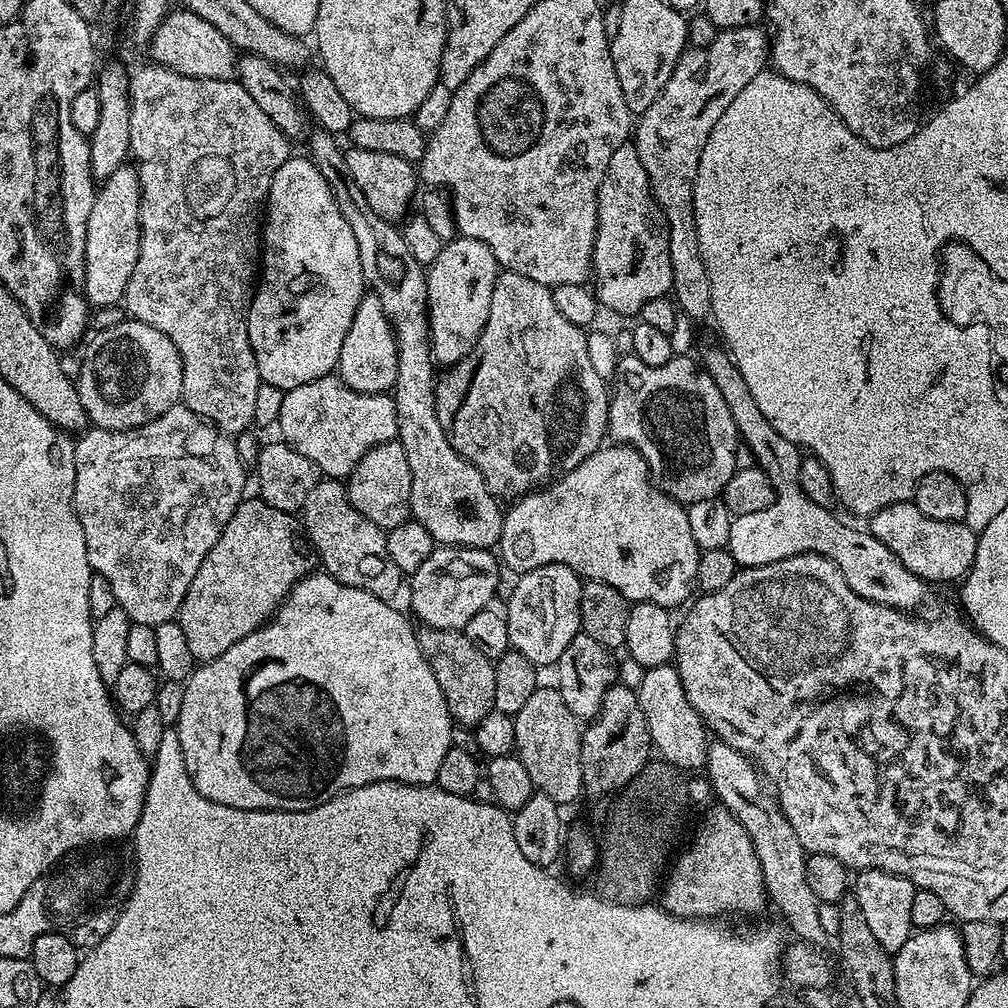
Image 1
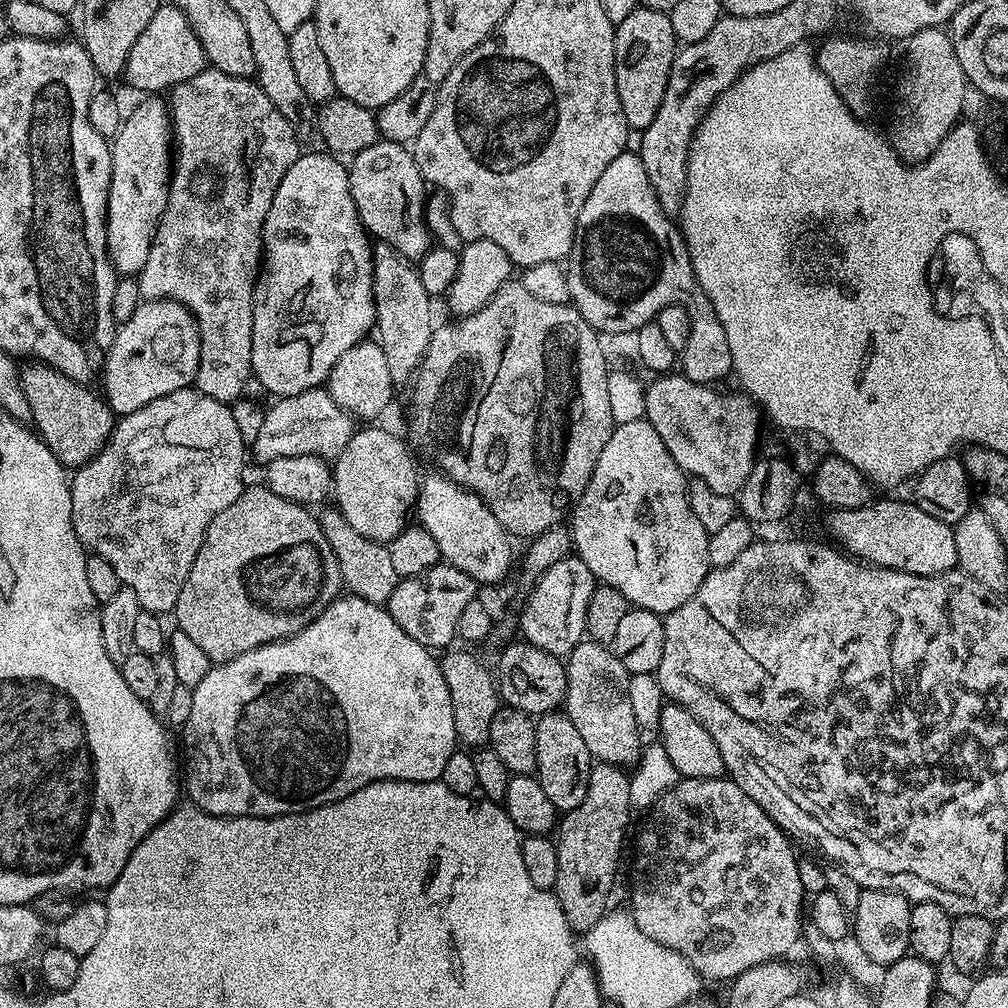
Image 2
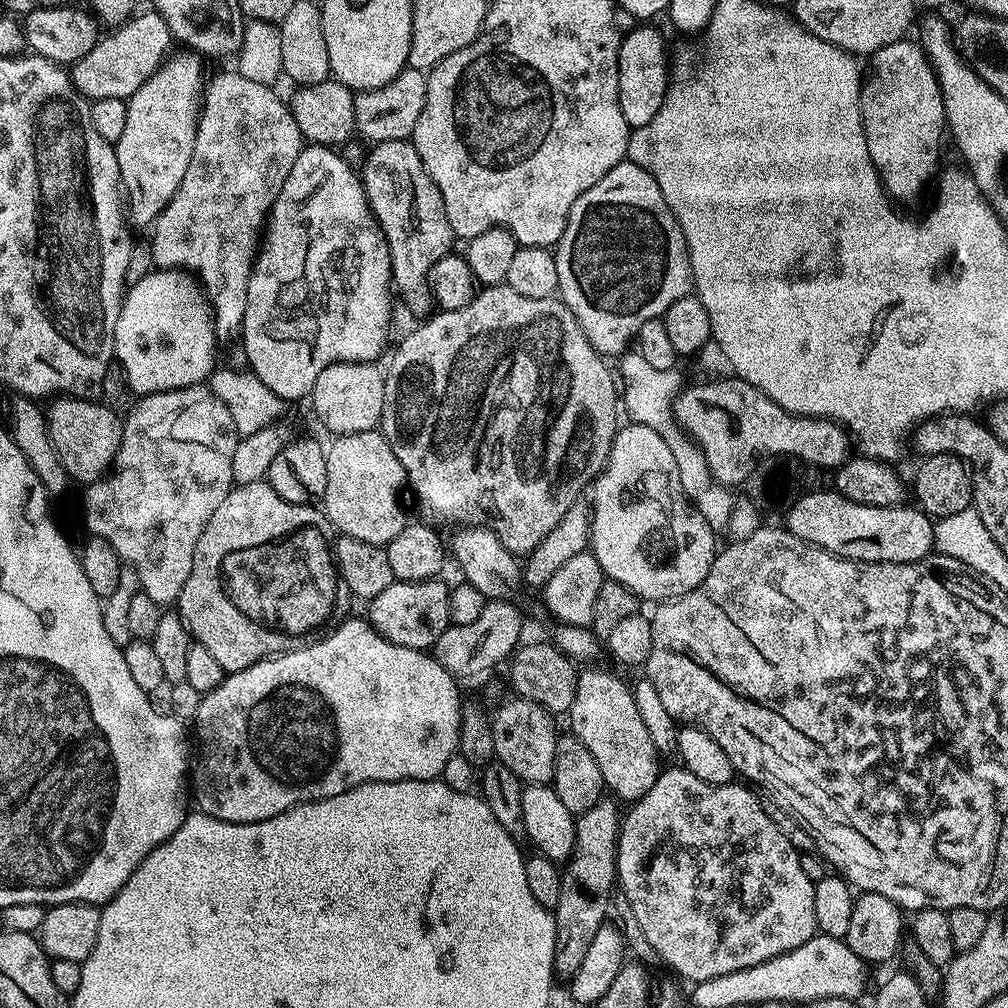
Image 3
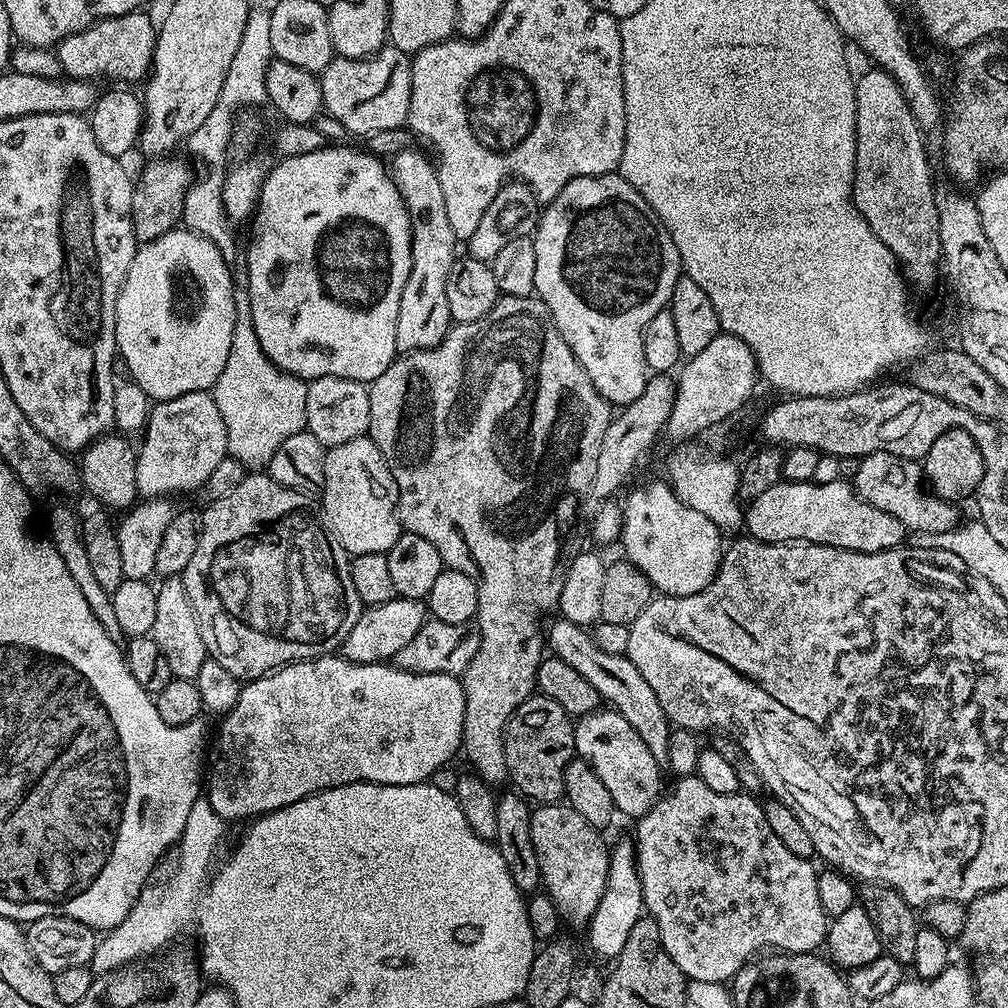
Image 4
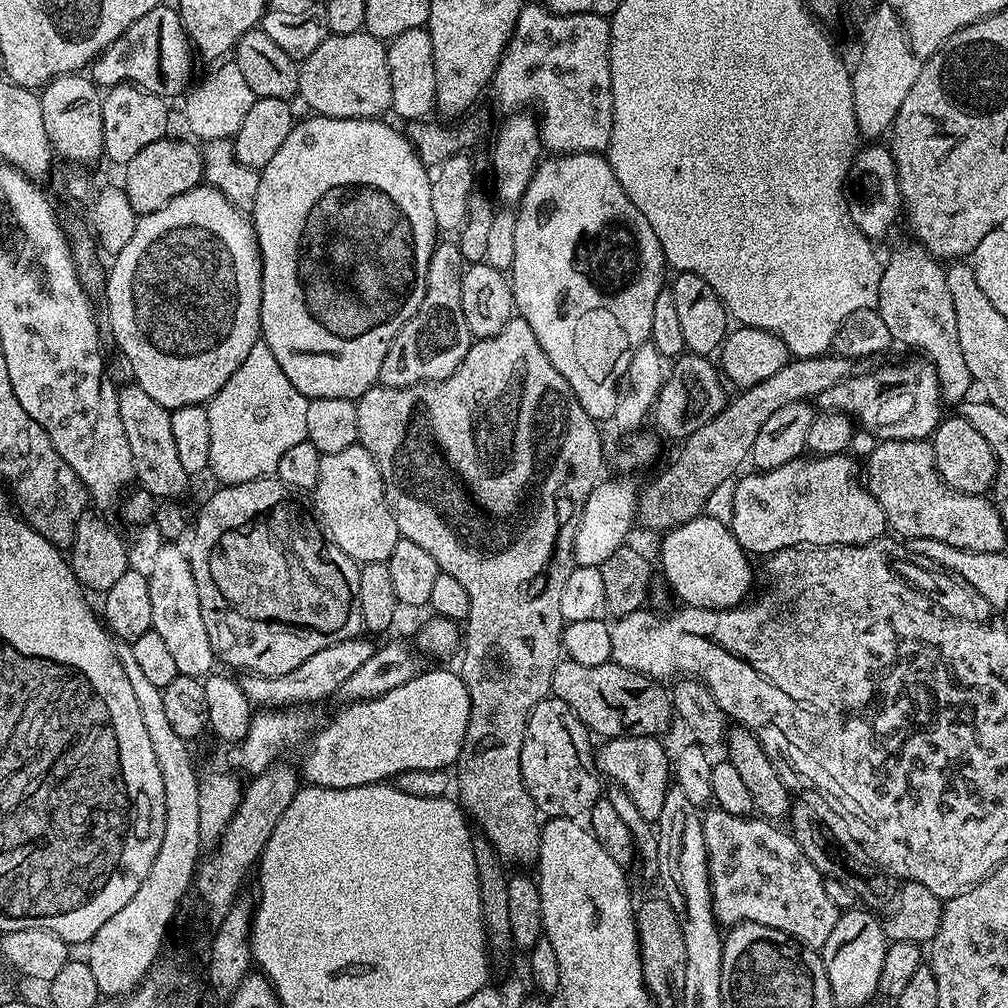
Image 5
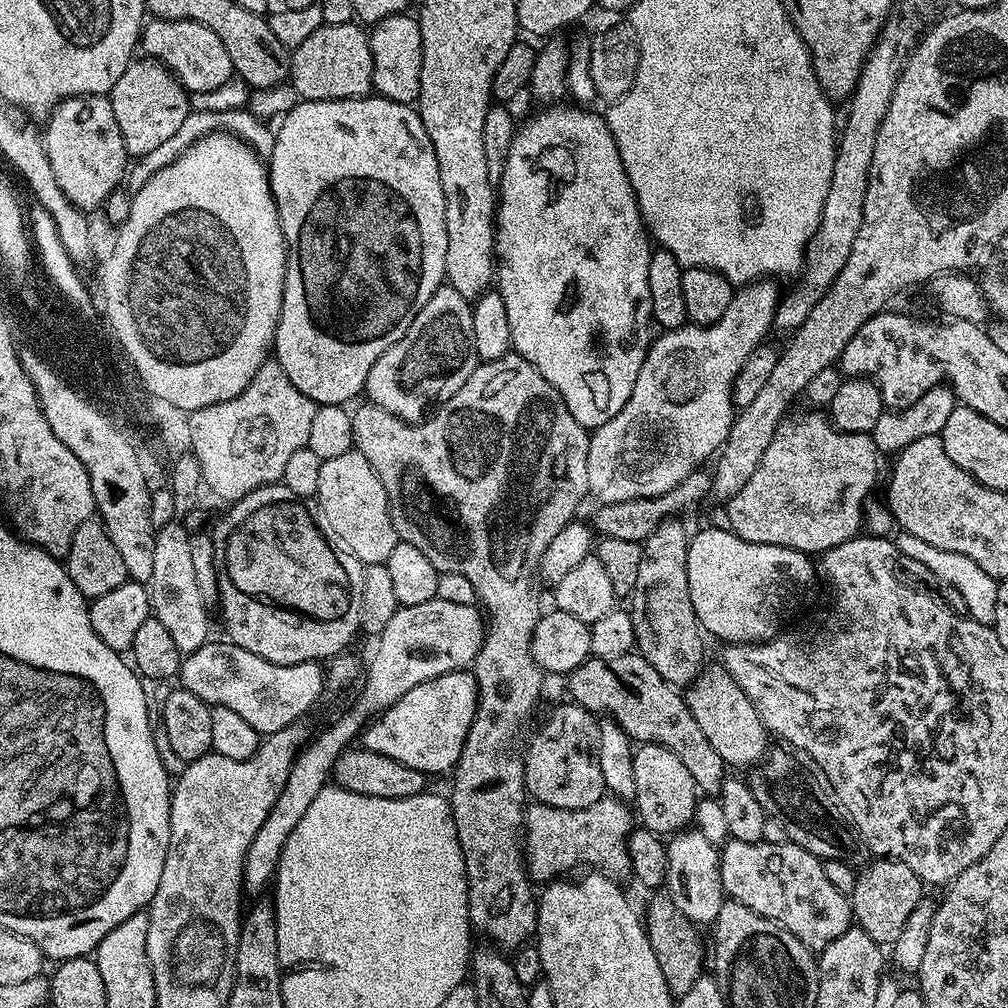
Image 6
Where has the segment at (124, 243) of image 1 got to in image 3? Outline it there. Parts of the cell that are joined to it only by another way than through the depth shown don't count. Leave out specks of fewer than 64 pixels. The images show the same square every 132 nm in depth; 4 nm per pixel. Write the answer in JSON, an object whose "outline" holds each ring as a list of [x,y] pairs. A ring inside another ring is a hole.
{"outline":[[[182,52],[181,56],[165,59],[160,69],[127,99],[126,127],[114,147],[120,182],[126,193],[126,212],[133,225],[151,225],[155,221],[170,198],[176,196],[178,186],[182,186],[186,166],[190,166],[190,154],[194,154],[206,75],[196,52]]]}

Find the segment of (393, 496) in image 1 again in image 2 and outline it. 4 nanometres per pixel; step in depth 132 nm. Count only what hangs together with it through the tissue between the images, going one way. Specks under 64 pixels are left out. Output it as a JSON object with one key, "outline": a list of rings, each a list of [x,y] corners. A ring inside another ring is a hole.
{"outline":[[[364,426],[361,432],[360,429],[353,431],[350,442],[346,442],[346,450],[342,450],[342,454],[334,461],[332,486],[334,500],[336,496],[335,507],[346,518],[346,522],[350,522],[350,526],[354,526],[354,530],[358,530],[362,538],[387,542],[393,540],[409,523],[416,496],[420,493],[422,476],[419,471],[416,473],[417,457],[407,443],[404,445],[394,433],[387,432],[384,428],[372,427],[376,426]]]}

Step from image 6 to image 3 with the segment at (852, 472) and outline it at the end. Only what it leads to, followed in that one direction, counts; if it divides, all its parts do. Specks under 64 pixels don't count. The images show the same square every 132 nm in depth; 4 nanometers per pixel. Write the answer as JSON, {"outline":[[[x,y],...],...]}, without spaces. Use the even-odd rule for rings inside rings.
{"outline":[[[835,490],[807,492],[793,500],[787,509],[786,527],[808,544],[847,560],[891,564],[913,564],[933,551],[934,524],[919,507],[879,508],[854,502]]]}

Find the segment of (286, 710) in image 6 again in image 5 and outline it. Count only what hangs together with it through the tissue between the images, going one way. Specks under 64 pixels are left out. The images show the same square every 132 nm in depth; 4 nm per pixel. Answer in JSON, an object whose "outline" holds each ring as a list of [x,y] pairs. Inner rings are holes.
{"outline":[[[367,635],[353,636],[350,640],[343,640],[334,646],[326,646],[326,650],[318,650],[314,658],[306,658],[298,670],[281,676],[257,676],[248,674],[240,680],[240,686],[246,698],[254,706],[268,710],[273,706],[296,706],[292,704],[312,703],[314,700],[324,700],[327,696],[336,696],[341,686],[357,670],[361,668],[377,650],[375,643],[367,640]]]}

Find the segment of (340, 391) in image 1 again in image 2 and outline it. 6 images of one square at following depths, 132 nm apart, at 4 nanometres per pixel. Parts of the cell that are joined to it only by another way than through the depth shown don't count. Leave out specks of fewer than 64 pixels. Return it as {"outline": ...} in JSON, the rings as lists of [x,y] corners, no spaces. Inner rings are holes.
{"outline":[[[327,387],[311,388],[302,394],[282,396],[275,401],[276,405],[264,413],[262,430],[258,430],[258,438],[250,441],[250,452],[261,462],[274,458],[290,458],[291,456],[320,456],[332,462],[346,450],[346,442],[350,442],[354,431],[354,417],[347,412],[328,393]]]}

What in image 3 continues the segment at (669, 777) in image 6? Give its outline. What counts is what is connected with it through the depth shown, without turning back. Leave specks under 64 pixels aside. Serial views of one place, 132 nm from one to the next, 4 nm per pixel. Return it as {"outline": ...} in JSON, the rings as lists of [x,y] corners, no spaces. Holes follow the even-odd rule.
{"outline":[[[596,668],[590,672],[581,671],[576,677],[574,702],[566,713],[566,720],[572,723],[571,735],[577,736],[582,746],[586,746],[590,754],[594,754],[594,762],[598,762],[598,770],[602,770],[605,789],[609,793],[613,792],[611,795],[617,801],[638,801],[644,797],[646,790],[650,790],[650,786],[654,786],[662,771],[662,760],[654,750],[654,742],[650,742],[650,733],[638,714],[638,706],[634,702],[632,688],[629,685],[624,685],[610,672],[602,672]]]}

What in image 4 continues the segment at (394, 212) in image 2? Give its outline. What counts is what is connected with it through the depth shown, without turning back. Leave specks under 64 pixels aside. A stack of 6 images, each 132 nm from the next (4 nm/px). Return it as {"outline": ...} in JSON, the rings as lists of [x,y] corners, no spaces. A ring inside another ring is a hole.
{"outline":[[[408,146],[390,160],[392,179],[404,195],[404,205],[412,219],[410,278],[406,278],[406,286],[402,286],[402,302],[398,302],[396,346],[401,353],[438,346],[454,323],[450,308],[446,306],[446,278],[450,266],[457,260],[454,256],[457,239],[454,230],[450,230],[450,218],[446,218],[446,198],[438,182],[435,163],[413,148]]]}

